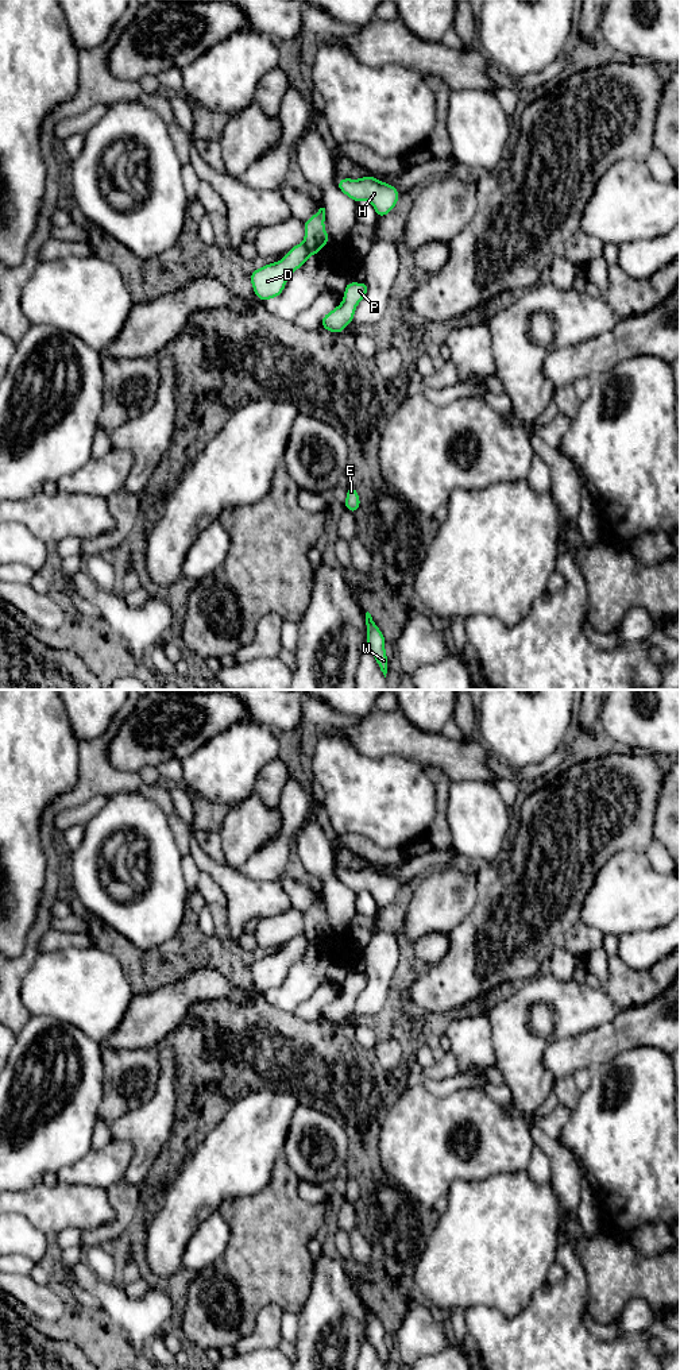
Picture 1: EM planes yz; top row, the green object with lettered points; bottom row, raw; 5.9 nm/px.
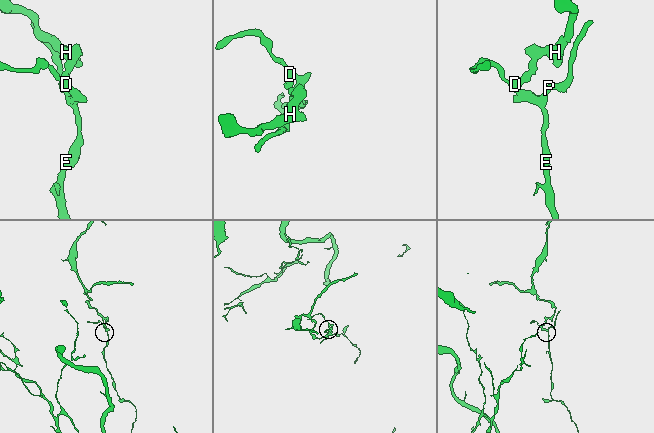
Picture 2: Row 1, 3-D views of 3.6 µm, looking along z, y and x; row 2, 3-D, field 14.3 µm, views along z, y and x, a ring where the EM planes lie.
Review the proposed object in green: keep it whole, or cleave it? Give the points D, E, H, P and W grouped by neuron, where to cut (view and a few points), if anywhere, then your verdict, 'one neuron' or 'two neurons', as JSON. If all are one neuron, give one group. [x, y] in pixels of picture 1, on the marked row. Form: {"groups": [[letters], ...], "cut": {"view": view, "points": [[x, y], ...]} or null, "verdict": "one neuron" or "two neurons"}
{"groups": [["D", "E", "P", "W"], ["H"]], "cut": {"view": "yz", "points": [[302, 243], [312, 253]]}, "verdict": "two neurons"}

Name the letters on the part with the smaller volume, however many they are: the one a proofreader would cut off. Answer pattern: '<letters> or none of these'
H

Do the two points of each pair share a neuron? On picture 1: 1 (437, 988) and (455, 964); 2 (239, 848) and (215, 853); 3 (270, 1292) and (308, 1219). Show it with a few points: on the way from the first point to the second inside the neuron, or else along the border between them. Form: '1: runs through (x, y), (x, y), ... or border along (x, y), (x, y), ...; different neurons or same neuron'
1: runs through (439, 983), (452, 969); same neuron
2: border along (217, 833), (227, 864); different neurons
3: runs through (270, 1274), (270, 1257), (290, 1237); same neuron

